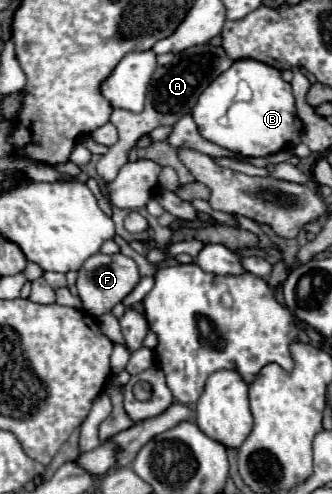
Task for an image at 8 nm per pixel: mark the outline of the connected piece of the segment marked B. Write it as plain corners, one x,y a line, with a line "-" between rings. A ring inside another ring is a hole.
236,60
222,72
202,96
198,96
198,104
192,108
192,118
206,140
250,158
266,158
288,146
298,146
306,136
306,126
296,114
290,84
282,80
280,70
258,60
-
240,82
246,82
250,88
250,98
246,100
240,98

